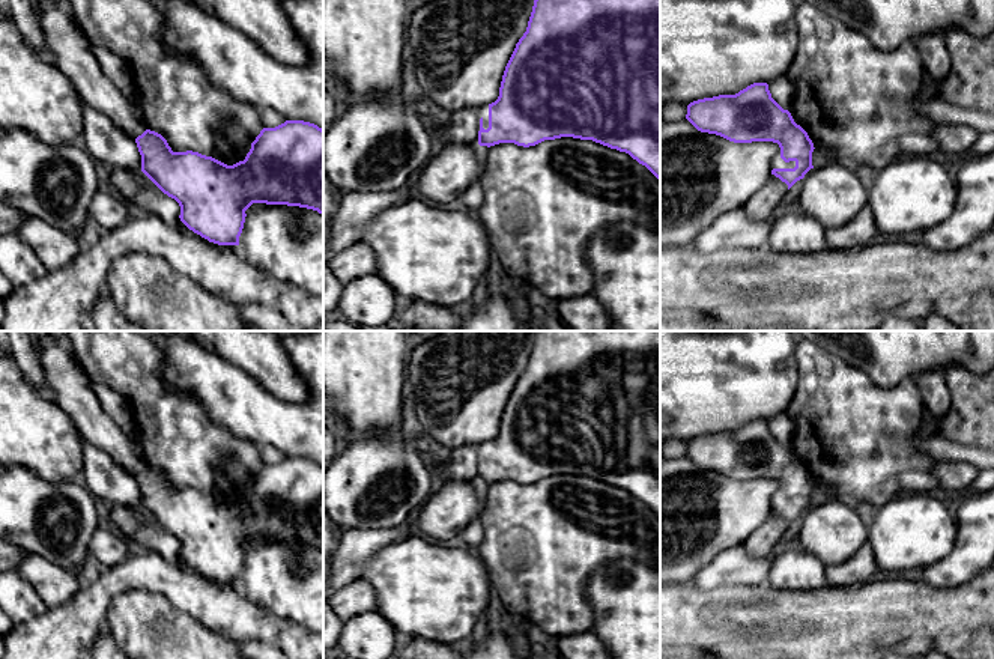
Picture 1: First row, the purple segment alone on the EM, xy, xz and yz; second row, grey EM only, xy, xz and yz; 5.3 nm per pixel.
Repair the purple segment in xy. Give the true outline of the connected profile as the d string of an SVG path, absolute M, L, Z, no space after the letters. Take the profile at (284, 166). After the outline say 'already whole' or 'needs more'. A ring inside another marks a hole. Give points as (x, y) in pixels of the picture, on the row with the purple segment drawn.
M286 120L275 128L263 128L244 161L227 166L198 152L173 152L167 140L150 129L135 138L141 155L141 172L180 206L180 221L194 233L218 245L239 245L245 211L253 203L287 205L323 214L323 129L304 120Z; already whole

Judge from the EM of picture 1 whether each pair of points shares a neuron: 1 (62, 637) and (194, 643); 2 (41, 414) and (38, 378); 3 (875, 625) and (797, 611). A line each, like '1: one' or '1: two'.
1: two
2: two
3: one

